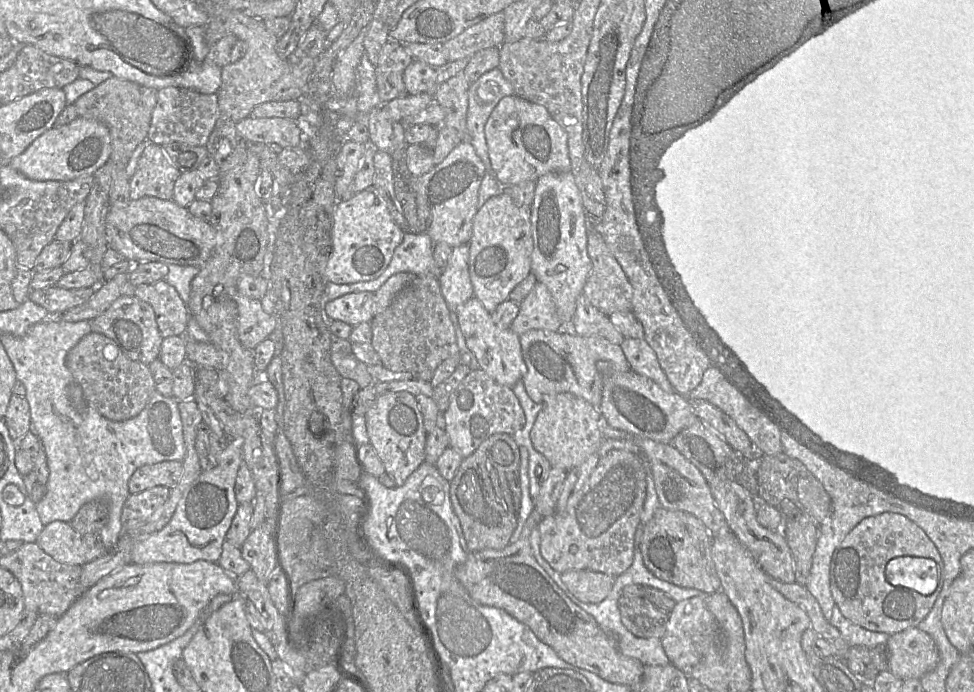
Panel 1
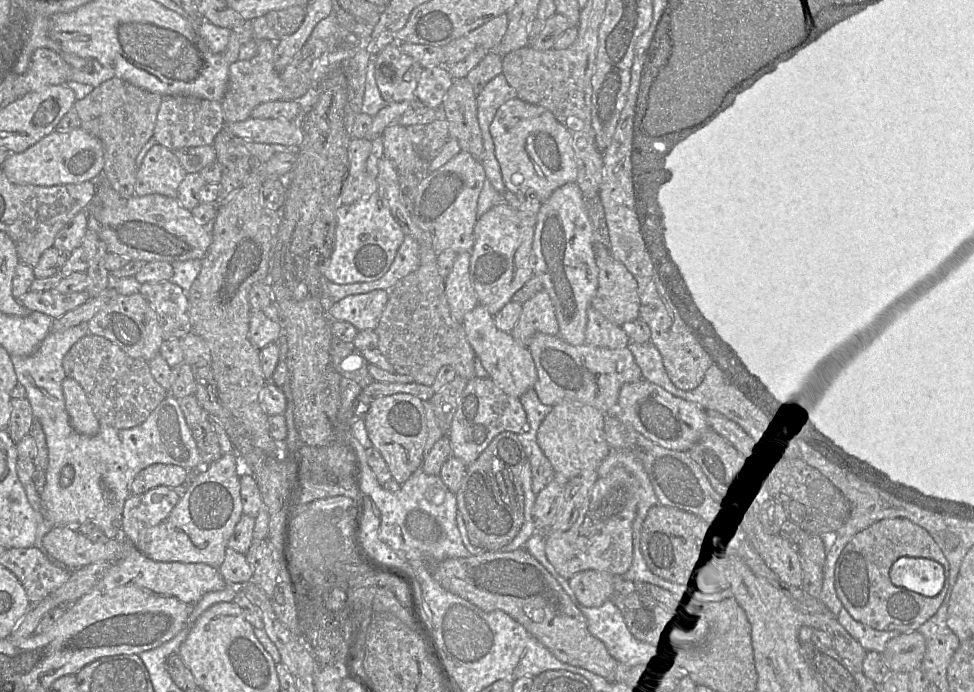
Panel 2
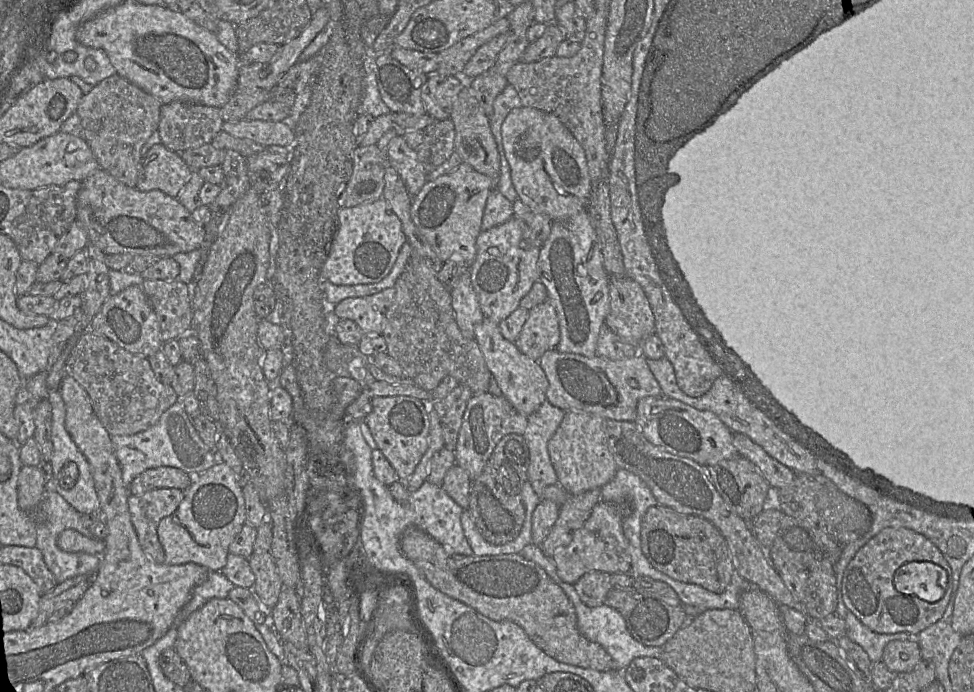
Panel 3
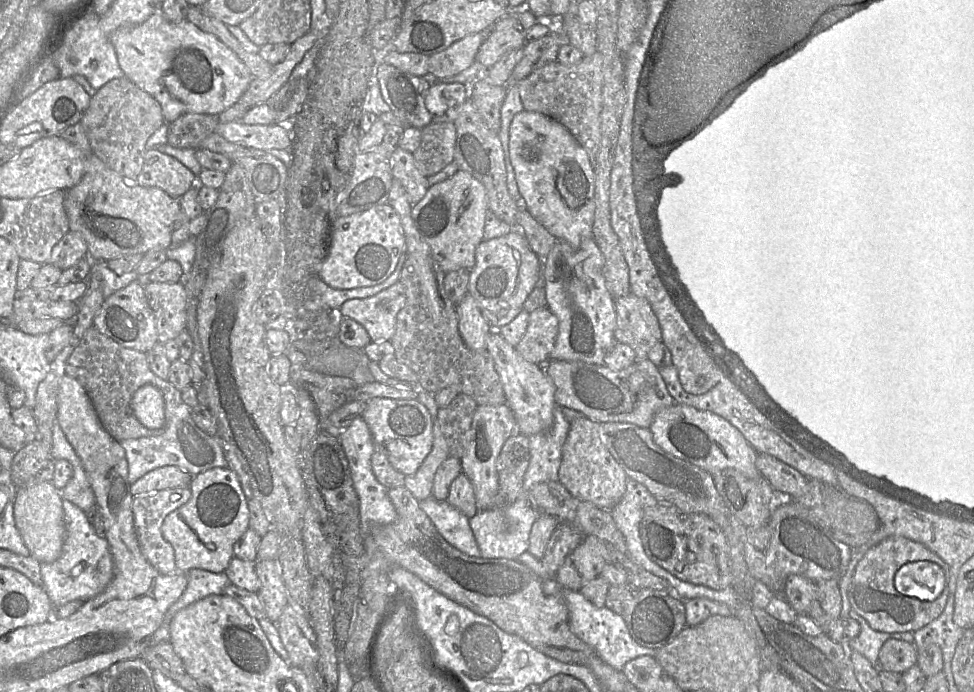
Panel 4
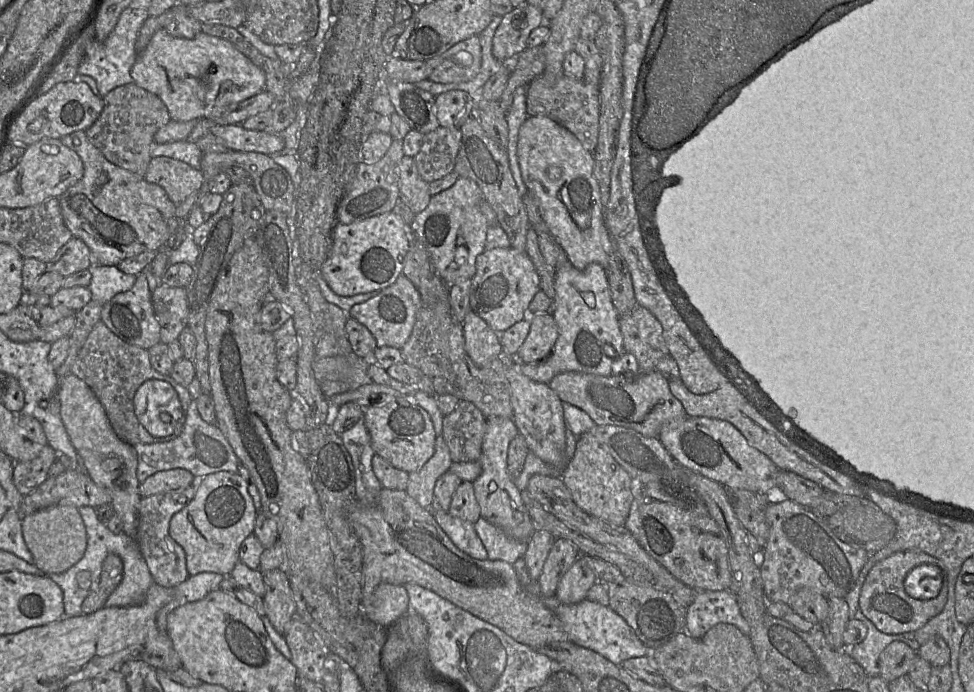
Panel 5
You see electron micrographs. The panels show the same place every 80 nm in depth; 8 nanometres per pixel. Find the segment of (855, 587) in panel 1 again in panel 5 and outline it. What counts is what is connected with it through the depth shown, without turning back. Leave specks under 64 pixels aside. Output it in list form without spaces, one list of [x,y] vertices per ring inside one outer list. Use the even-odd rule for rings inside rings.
[[[917,550],[895,552],[876,563],[869,571],[862,585],[859,609],[876,628],[886,634],[915,632],[931,618],[943,610],[948,595],[947,573],[944,565],[937,558]],[[930,564],[938,566],[942,571],[942,587],[935,598],[918,600],[908,595],[904,582],[908,573],[916,566]]]

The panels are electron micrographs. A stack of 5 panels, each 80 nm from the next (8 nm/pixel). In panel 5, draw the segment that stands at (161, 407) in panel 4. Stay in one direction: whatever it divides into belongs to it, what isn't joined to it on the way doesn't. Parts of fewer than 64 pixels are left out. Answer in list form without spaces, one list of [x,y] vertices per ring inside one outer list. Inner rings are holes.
[[[151,379],[137,389],[133,398],[139,423],[156,438],[173,436],[184,412],[175,389],[167,382]]]

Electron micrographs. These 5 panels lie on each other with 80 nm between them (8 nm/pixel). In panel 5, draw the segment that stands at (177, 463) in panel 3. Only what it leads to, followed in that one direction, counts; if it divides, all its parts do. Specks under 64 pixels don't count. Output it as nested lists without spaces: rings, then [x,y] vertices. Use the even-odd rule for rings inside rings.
[[[194,400],[189,404],[184,415],[180,431],[176,431],[171,439],[152,444],[136,444],[133,448],[137,454],[136,477],[139,483],[159,471],[175,468],[186,469],[194,477],[200,478],[221,471],[238,473],[240,463],[217,425],[208,424],[201,418]]]

